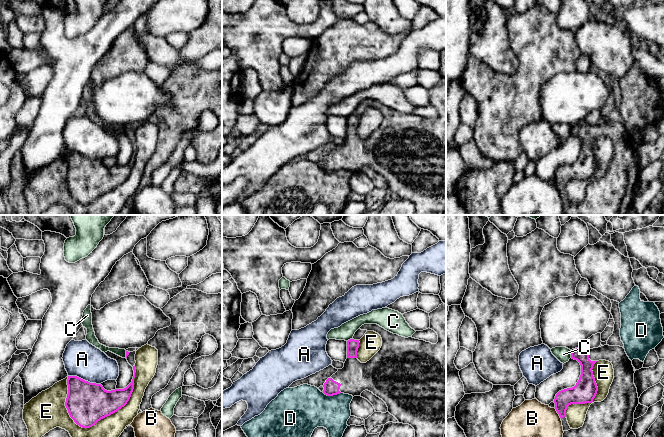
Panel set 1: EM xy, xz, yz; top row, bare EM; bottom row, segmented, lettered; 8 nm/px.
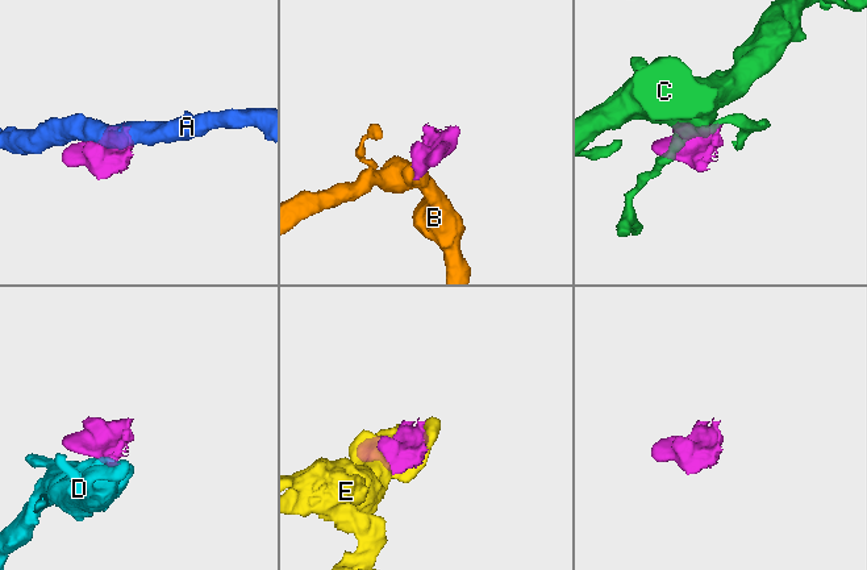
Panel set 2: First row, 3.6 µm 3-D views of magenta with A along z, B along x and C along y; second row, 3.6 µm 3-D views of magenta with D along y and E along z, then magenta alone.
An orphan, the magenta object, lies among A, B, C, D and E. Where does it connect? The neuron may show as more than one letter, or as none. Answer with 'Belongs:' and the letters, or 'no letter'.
Belongs: no letter

